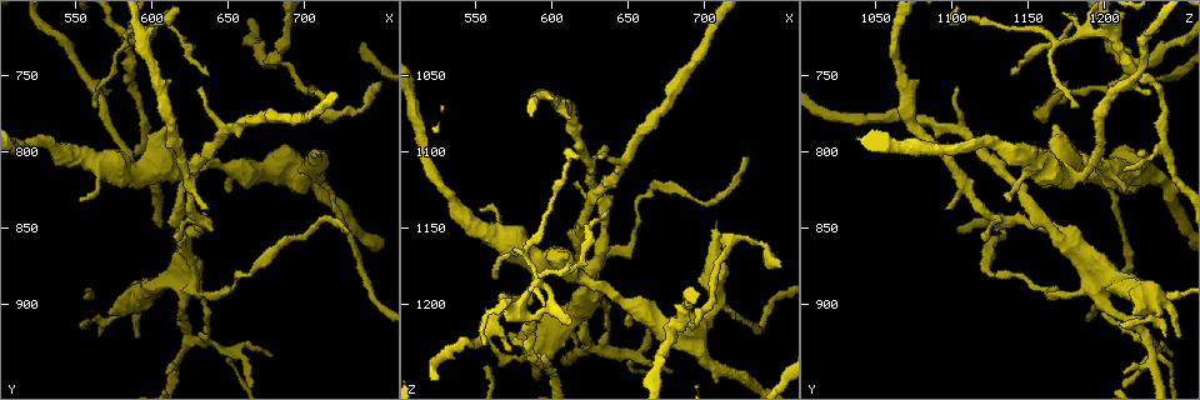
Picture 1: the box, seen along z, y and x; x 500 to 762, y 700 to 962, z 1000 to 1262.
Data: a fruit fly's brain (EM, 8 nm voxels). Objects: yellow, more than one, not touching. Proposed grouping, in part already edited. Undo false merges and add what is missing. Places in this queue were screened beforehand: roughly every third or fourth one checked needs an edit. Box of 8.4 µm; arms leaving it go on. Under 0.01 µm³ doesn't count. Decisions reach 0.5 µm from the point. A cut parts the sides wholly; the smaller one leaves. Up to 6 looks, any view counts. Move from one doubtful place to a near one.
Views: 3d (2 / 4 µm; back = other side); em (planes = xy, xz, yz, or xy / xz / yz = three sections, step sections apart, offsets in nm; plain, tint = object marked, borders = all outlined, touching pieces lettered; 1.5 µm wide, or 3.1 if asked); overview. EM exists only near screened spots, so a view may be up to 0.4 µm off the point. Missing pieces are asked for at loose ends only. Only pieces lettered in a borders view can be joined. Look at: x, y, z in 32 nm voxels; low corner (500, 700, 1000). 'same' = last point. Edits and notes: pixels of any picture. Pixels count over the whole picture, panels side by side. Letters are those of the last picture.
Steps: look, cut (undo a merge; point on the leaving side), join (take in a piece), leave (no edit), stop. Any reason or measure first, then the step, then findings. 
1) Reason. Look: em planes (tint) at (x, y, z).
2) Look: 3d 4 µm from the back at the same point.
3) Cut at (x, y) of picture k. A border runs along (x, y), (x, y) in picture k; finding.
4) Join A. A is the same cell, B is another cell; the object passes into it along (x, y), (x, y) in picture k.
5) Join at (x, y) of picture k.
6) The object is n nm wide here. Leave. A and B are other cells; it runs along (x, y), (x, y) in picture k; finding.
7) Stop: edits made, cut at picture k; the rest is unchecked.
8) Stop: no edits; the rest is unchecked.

Free end. Look: em planes (borders) at (708, 802, 1146).

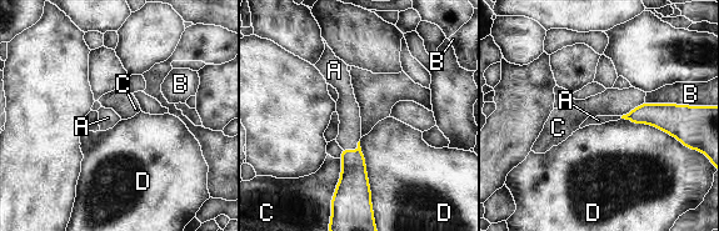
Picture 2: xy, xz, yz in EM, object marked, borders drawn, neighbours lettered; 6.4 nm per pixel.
Join A. A is the same cell, B, C and D are other cells; the neuron continues.

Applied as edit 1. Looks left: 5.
Redraw. Look: overview.

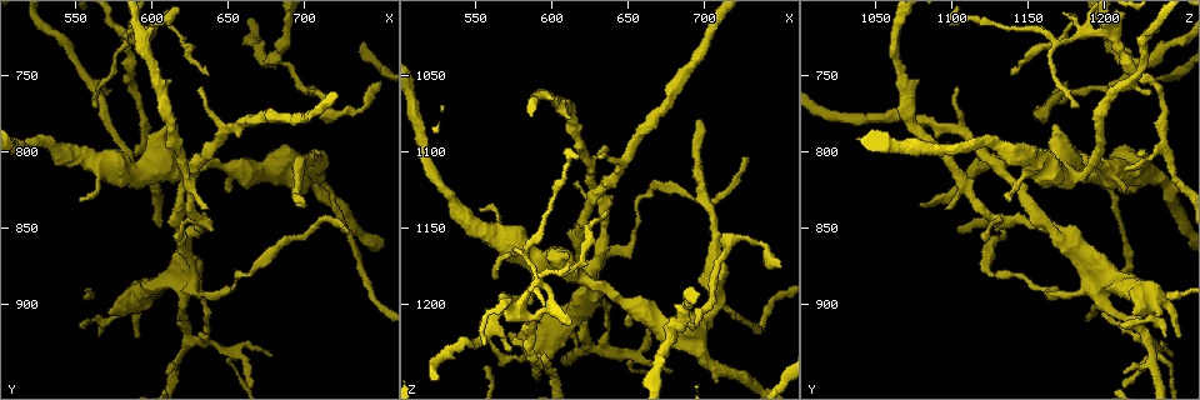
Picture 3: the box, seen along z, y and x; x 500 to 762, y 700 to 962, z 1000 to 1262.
Sudden change in width. Look: em planes (borders) at (654, 930, 1234).

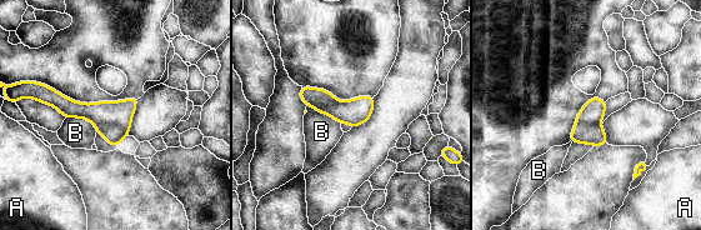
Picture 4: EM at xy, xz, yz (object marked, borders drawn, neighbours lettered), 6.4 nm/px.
Cut at (119, 114) of picture 4. A and B are other cells; two neurons meet here.

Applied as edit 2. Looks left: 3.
Stop: edits made, join at picture 2, cut at picture 4; the rest is unchecked.

